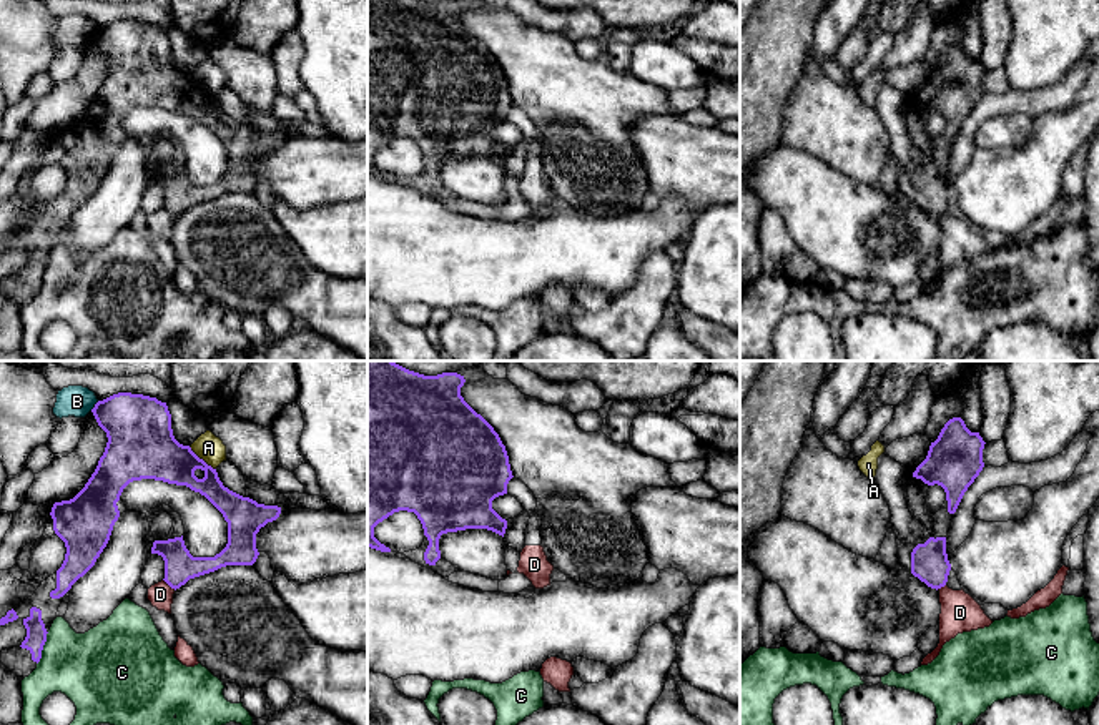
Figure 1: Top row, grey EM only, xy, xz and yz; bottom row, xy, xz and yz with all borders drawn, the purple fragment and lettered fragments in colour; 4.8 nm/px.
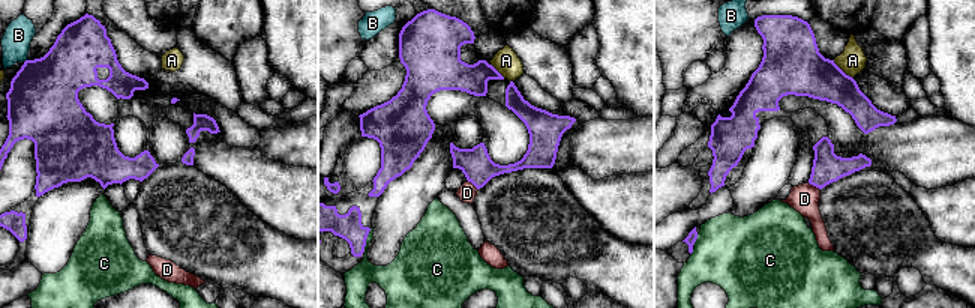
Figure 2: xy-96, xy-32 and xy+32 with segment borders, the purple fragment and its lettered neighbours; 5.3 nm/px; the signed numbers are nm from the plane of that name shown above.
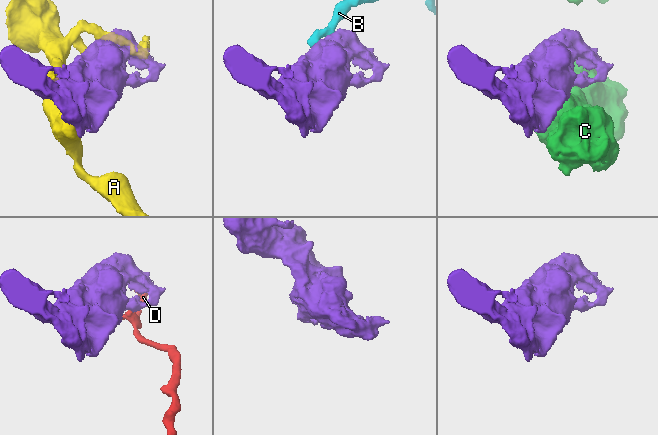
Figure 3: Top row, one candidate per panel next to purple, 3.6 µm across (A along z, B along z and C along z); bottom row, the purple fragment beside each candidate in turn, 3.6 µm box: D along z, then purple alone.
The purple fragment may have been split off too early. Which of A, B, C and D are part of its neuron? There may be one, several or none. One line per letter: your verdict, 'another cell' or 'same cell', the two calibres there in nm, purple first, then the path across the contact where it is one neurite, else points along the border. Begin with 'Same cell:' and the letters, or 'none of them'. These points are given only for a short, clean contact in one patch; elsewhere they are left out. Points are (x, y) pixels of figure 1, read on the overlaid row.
Same cell: none of them
A: another cell | 260/130 nm
B: another cell | 320/150 nm
C: another cell | 100/340 nm
D: another cell | 160/120 nm | along xy (163, 579), (175, 589)

